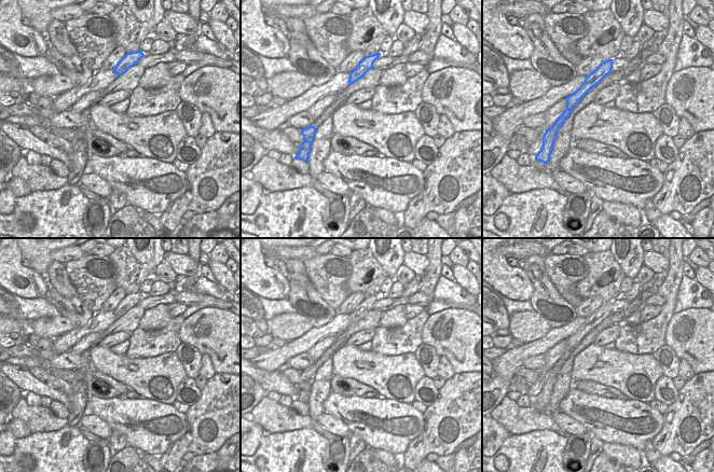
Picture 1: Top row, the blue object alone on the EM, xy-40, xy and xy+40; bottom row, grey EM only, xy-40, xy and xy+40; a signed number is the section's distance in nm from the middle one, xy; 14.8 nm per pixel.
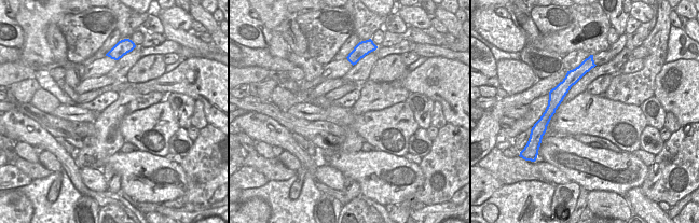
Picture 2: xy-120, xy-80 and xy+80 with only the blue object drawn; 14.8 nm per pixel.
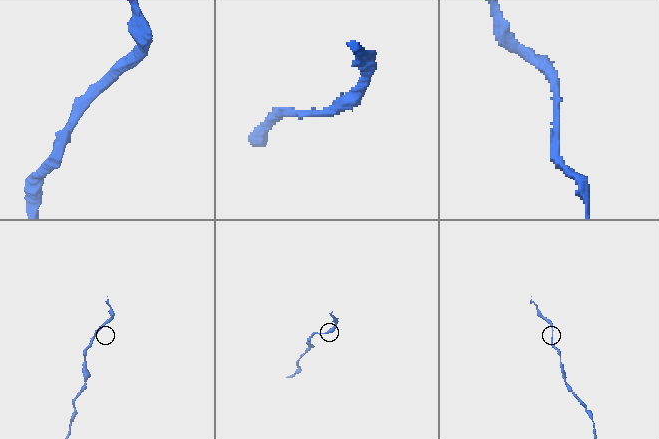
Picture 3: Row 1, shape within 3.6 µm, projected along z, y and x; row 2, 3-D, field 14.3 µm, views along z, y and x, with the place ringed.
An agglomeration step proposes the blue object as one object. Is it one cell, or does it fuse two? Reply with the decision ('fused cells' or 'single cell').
single cell

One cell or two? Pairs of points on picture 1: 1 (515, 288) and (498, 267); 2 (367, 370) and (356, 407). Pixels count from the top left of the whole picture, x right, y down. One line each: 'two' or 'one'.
1: one
2: two

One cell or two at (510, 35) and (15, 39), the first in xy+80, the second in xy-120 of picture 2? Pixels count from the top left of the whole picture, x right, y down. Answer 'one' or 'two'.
one

